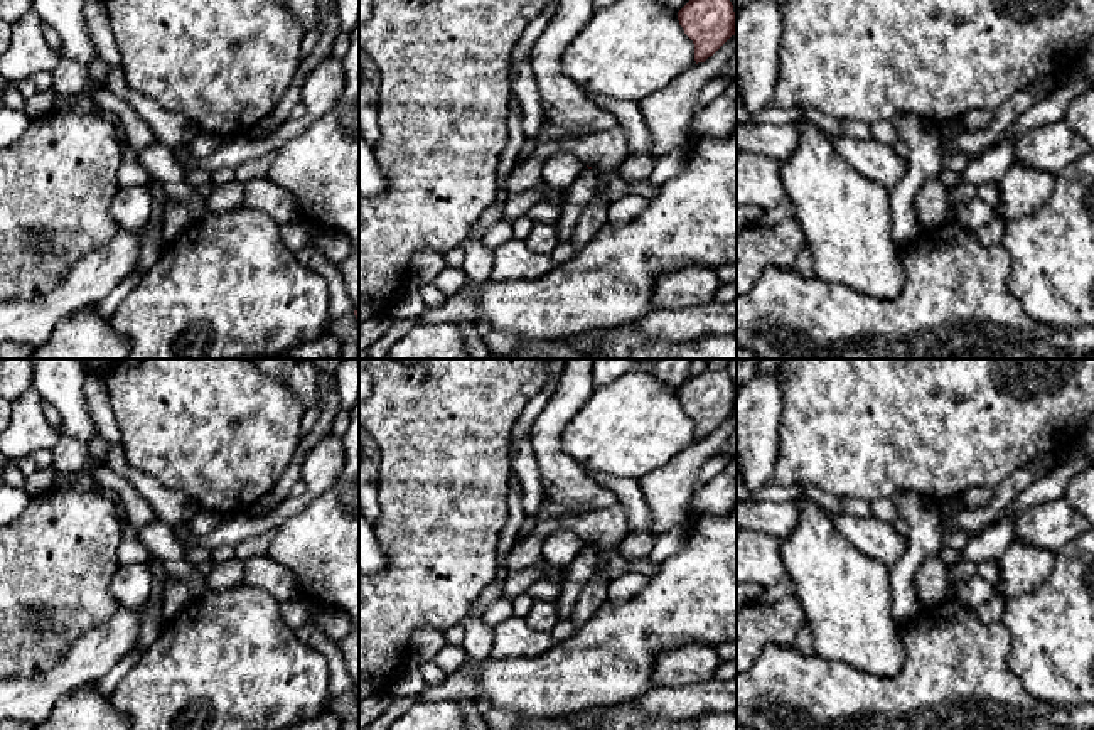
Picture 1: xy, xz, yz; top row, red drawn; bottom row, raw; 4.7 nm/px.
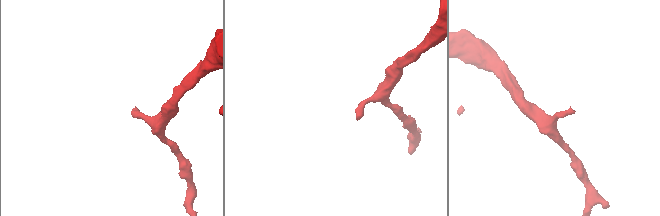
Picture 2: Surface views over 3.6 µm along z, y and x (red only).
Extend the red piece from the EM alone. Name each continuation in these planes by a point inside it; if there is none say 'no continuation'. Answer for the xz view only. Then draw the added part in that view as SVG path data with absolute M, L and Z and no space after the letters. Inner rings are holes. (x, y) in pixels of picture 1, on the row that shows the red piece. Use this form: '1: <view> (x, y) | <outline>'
1: xz (584, 189) | M583 167L580 175L568 187L565 194L563 212L560 219L555 223L560 243L571 239L582 211L597 196L598 174L600 172L595 169Z

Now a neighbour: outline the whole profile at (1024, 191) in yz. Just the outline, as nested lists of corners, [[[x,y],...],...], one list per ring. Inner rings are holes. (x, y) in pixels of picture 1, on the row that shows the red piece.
[[[1011,164],[998,182],[1006,223],[1038,212],[1054,192],[1055,177],[1022,164]]]

